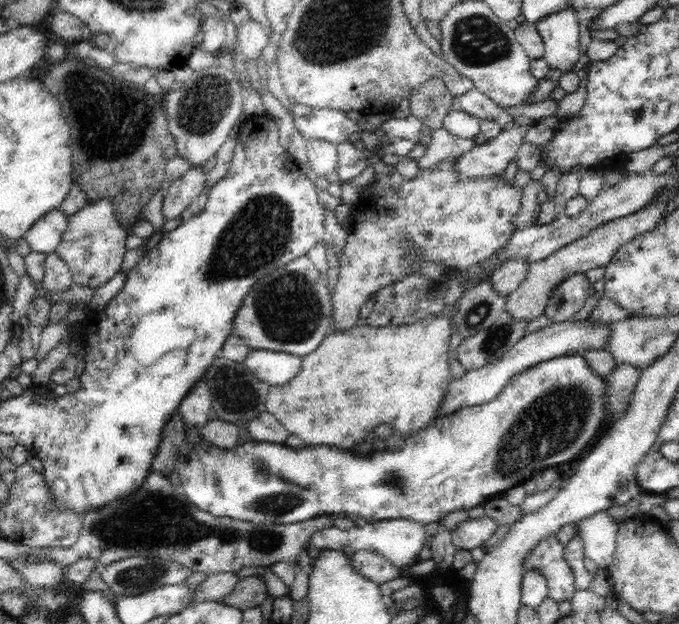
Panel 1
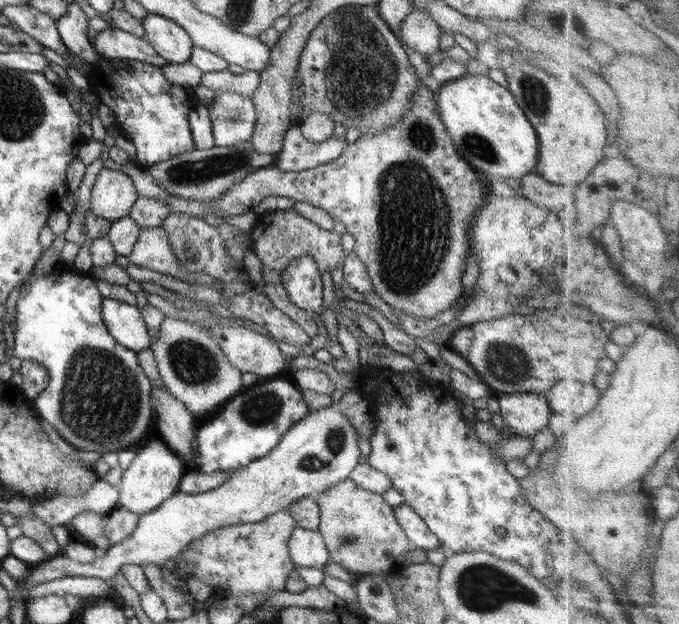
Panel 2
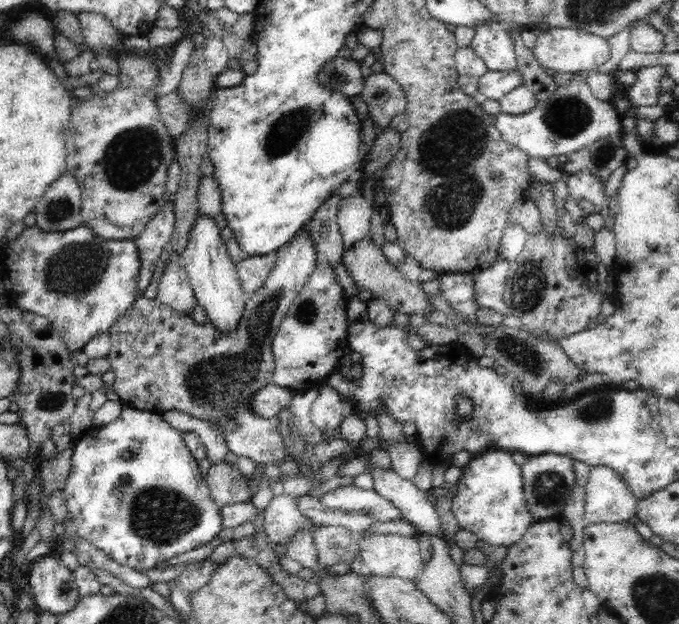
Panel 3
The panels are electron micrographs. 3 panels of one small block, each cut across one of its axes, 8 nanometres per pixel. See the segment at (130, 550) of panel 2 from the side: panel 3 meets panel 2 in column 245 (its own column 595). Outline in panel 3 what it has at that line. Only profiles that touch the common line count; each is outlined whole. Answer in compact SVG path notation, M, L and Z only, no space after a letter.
M594 466L585 487L586 524L626 522L635 514L639 499L610 467Z

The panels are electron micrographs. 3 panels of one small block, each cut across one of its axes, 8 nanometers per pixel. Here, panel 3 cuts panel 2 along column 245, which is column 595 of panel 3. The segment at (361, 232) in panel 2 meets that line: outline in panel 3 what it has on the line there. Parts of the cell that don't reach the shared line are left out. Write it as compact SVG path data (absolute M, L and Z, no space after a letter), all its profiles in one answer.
M587 169L568 177L567 192L576 200L586 218L591 214L600 213L602 207L607 204L602 181Z

